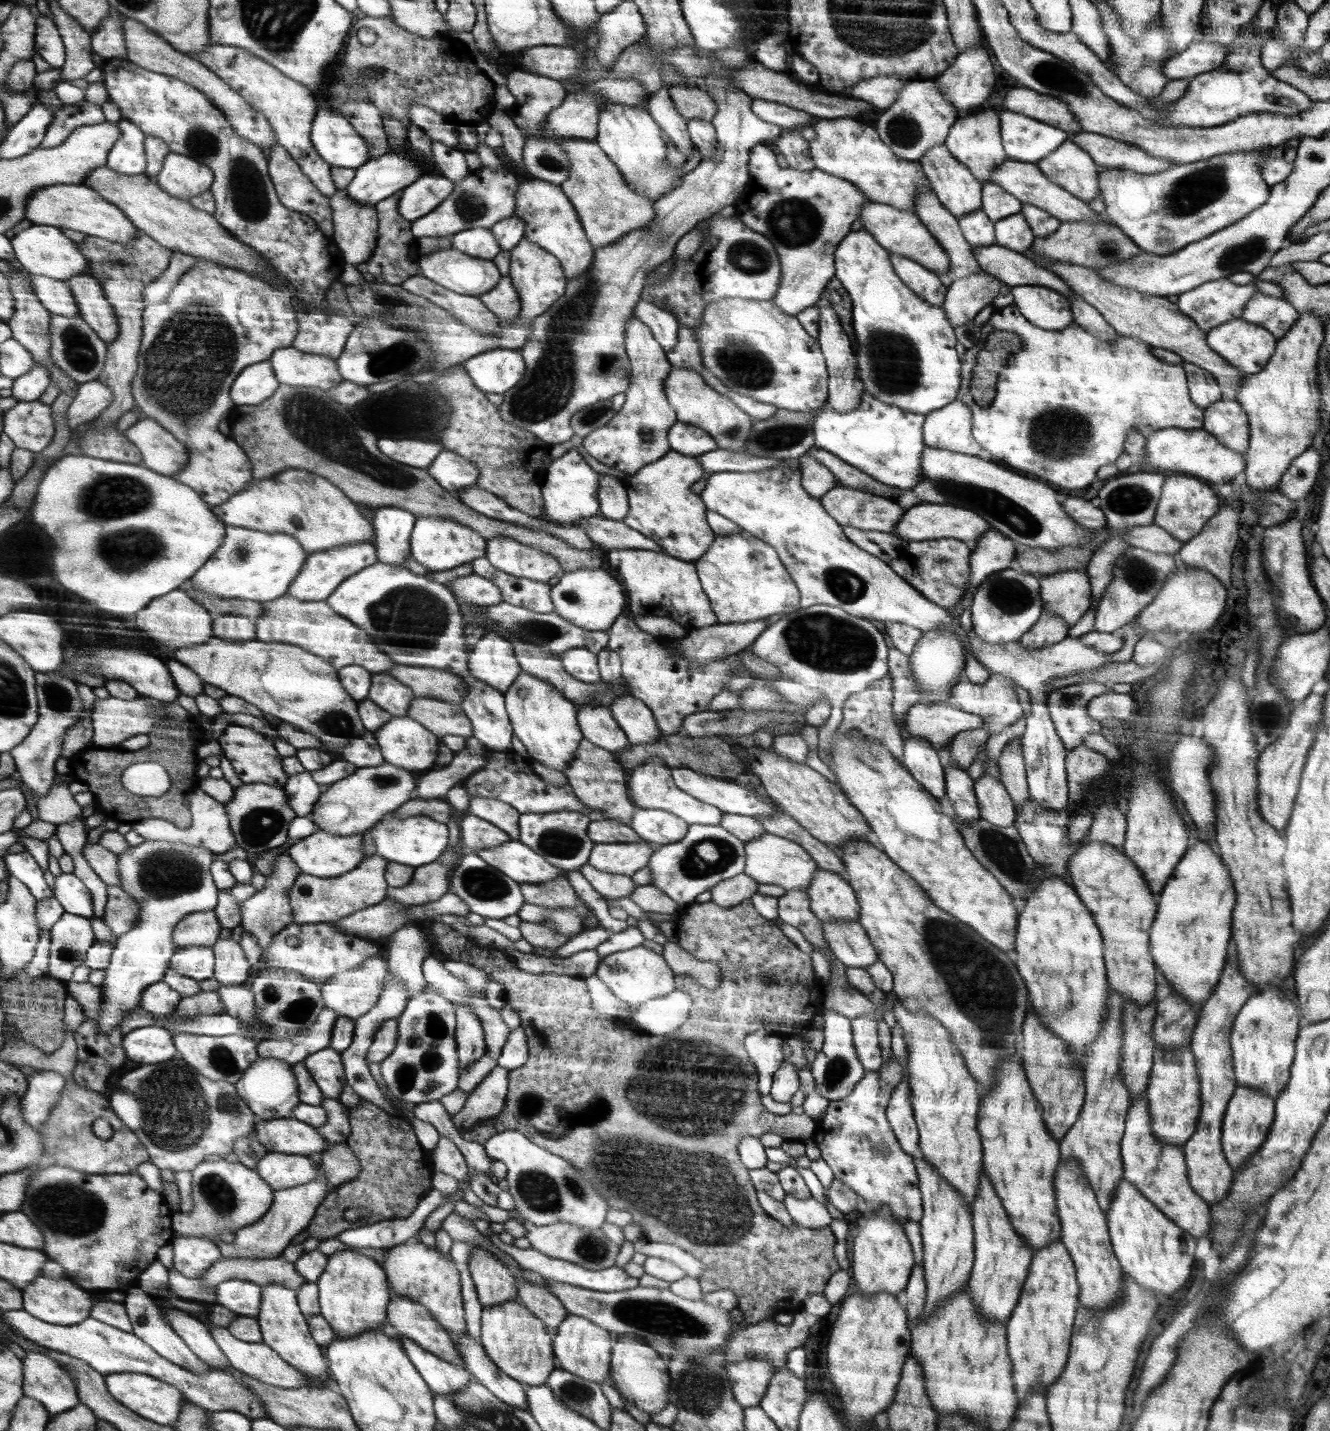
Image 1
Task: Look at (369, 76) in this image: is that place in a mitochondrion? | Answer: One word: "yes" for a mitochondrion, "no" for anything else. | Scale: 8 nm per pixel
yes

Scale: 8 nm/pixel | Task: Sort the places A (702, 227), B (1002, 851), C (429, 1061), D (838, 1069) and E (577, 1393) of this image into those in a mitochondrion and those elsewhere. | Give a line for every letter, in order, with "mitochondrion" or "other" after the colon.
A: other
B: mitochondrion
C: other
D: mitochondrion
E: mitochondrion

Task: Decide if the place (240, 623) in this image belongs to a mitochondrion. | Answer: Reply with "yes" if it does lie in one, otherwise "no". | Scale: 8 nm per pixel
no

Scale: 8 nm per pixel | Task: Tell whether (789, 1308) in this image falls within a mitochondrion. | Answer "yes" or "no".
no

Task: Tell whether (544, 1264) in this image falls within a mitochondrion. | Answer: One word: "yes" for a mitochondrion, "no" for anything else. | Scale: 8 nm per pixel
no

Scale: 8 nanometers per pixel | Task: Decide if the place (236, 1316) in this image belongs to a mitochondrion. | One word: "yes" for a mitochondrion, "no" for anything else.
no

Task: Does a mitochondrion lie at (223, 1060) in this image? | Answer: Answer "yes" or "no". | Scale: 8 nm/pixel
yes

